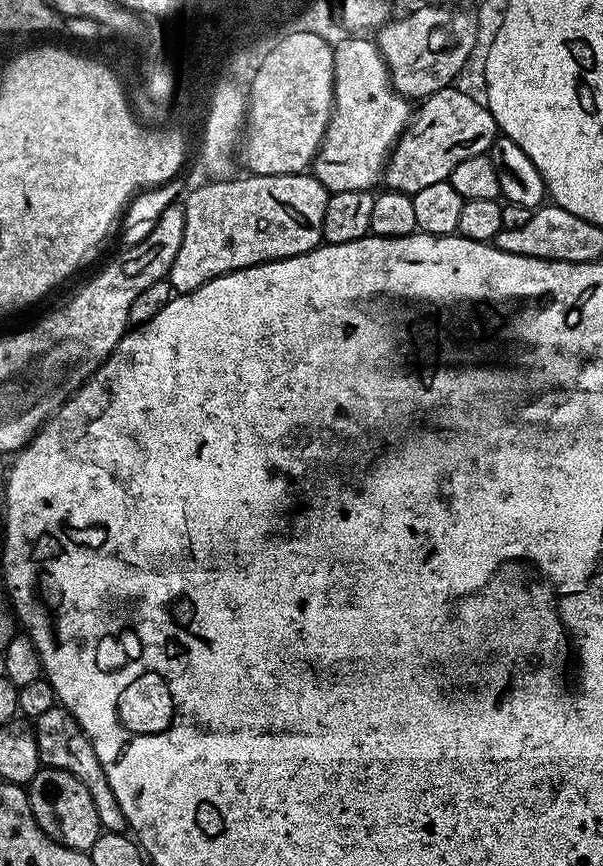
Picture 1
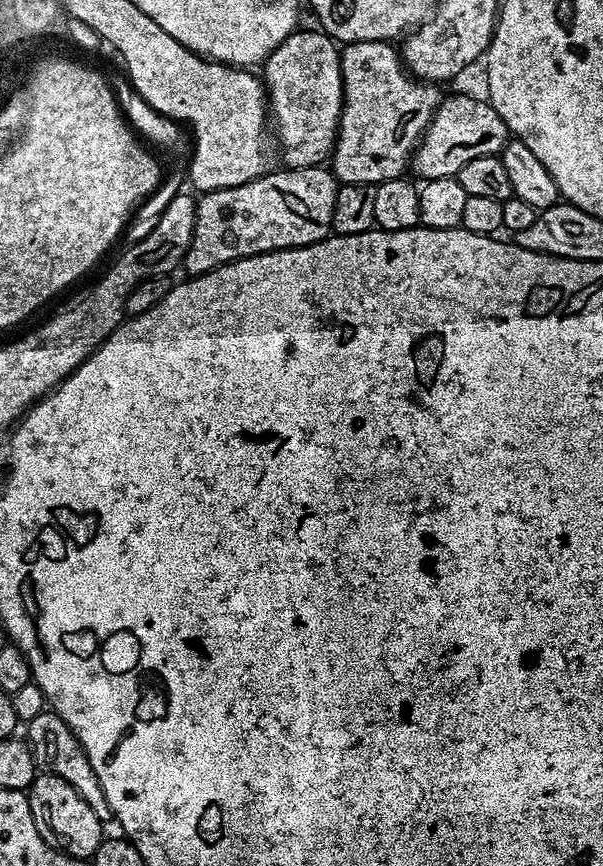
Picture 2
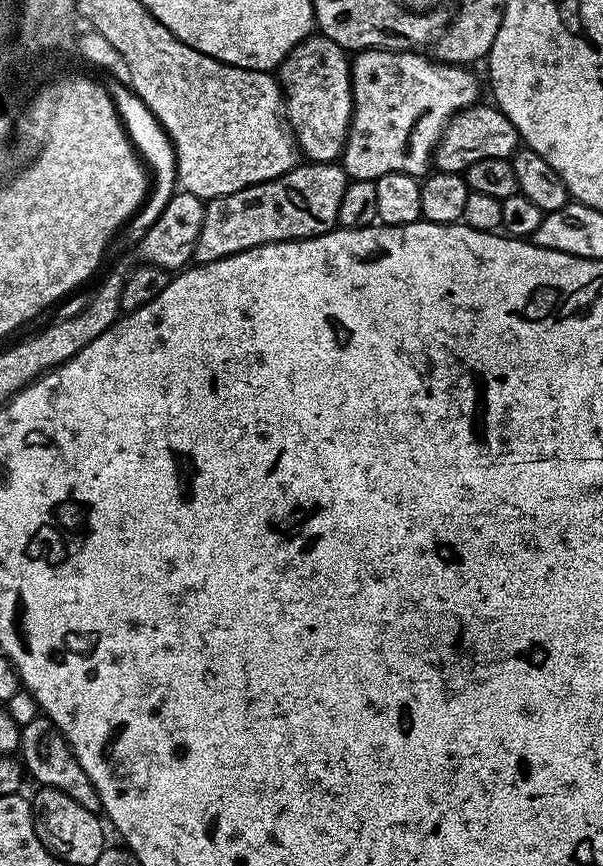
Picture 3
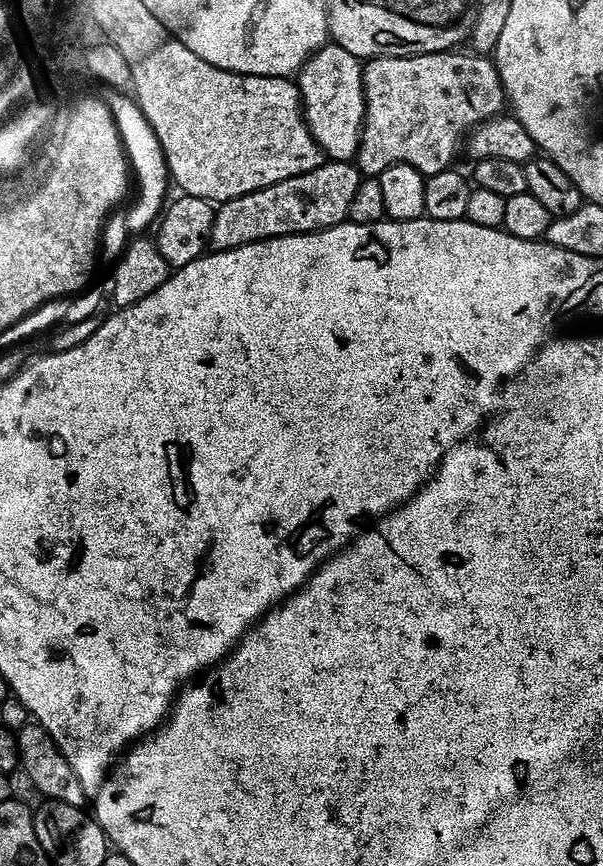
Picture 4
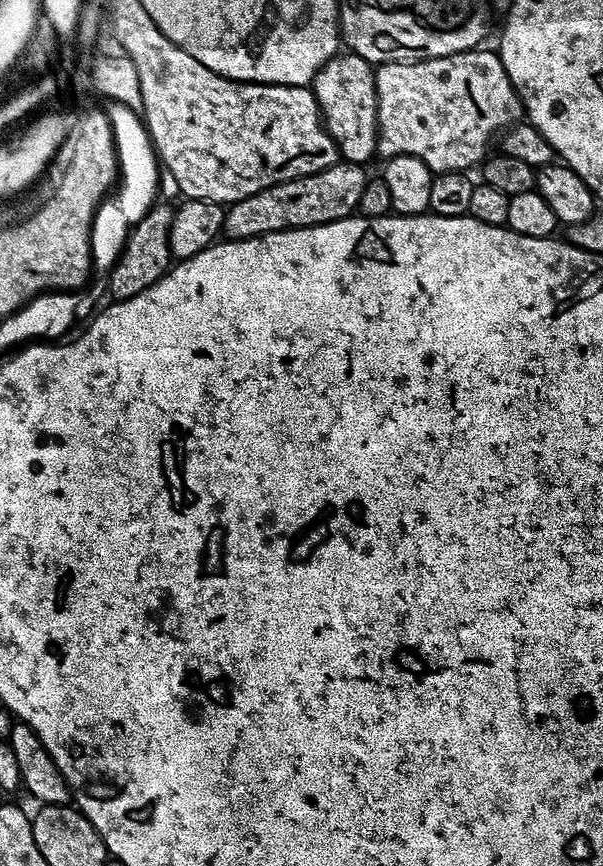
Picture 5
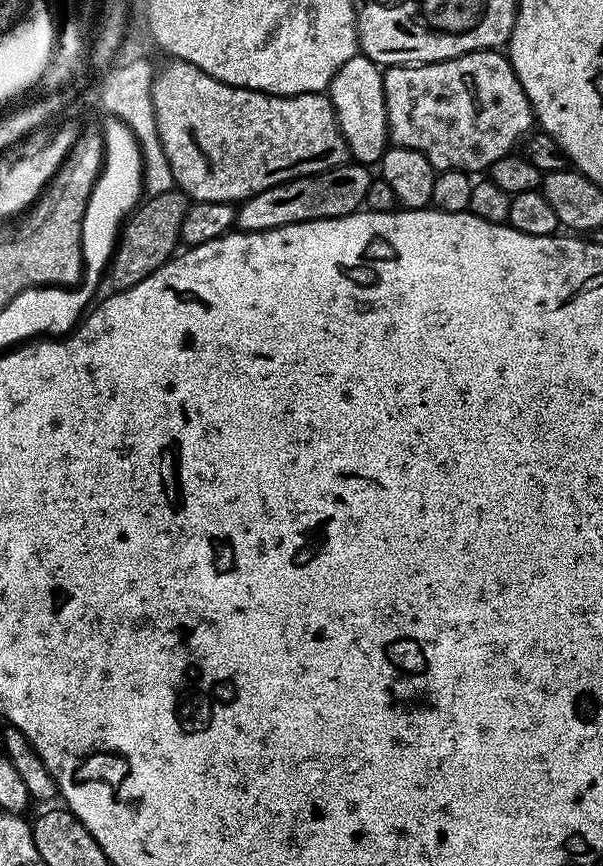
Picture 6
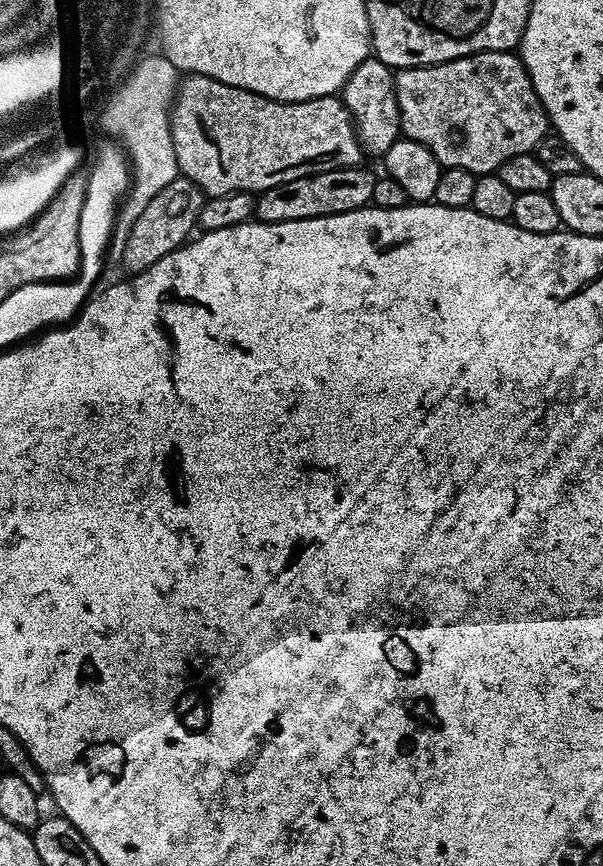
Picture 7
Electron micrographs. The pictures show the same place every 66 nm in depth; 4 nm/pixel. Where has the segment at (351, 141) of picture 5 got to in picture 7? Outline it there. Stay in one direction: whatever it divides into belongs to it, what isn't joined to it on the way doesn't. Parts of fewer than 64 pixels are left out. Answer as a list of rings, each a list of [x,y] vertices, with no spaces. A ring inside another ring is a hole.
[[[369,58],[350,74],[342,89],[342,99],[352,120],[356,123],[356,137],[360,139],[361,149],[376,158],[383,158],[386,150],[401,139],[398,98],[396,97],[396,77],[393,69],[381,60]]]

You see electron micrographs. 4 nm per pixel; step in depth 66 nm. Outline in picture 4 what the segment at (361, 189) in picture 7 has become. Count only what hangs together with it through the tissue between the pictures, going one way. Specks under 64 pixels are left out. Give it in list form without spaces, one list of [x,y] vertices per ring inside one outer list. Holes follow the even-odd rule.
[[[328,160],[306,174],[274,182],[262,190],[225,200],[215,209],[210,244],[213,249],[237,248],[270,236],[289,236],[299,232],[321,232],[348,220],[354,190],[358,190],[362,173],[355,163],[347,160]]]

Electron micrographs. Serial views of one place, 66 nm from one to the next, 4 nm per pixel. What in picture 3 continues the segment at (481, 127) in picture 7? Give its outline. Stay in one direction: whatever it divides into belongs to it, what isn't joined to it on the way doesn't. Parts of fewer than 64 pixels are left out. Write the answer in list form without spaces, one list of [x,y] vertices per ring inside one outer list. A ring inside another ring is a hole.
[[[366,48],[357,51],[351,57],[352,65],[352,126],[348,130],[348,141],[344,143],[344,151],[342,153],[342,167],[348,173],[352,180],[374,180],[382,178],[382,174],[394,174],[401,172],[402,174],[410,174],[417,178],[423,178],[429,175],[430,165],[433,163],[433,153],[439,143],[444,128],[447,127],[448,121],[452,117],[459,114],[464,108],[468,108],[477,103],[481,99],[480,96],[480,80],[472,73],[473,69],[468,66],[458,64],[442,64],[439,60],[431,55],[420,56],[419,51],[409,50],[406,52],[393,52],[391,48]]]

